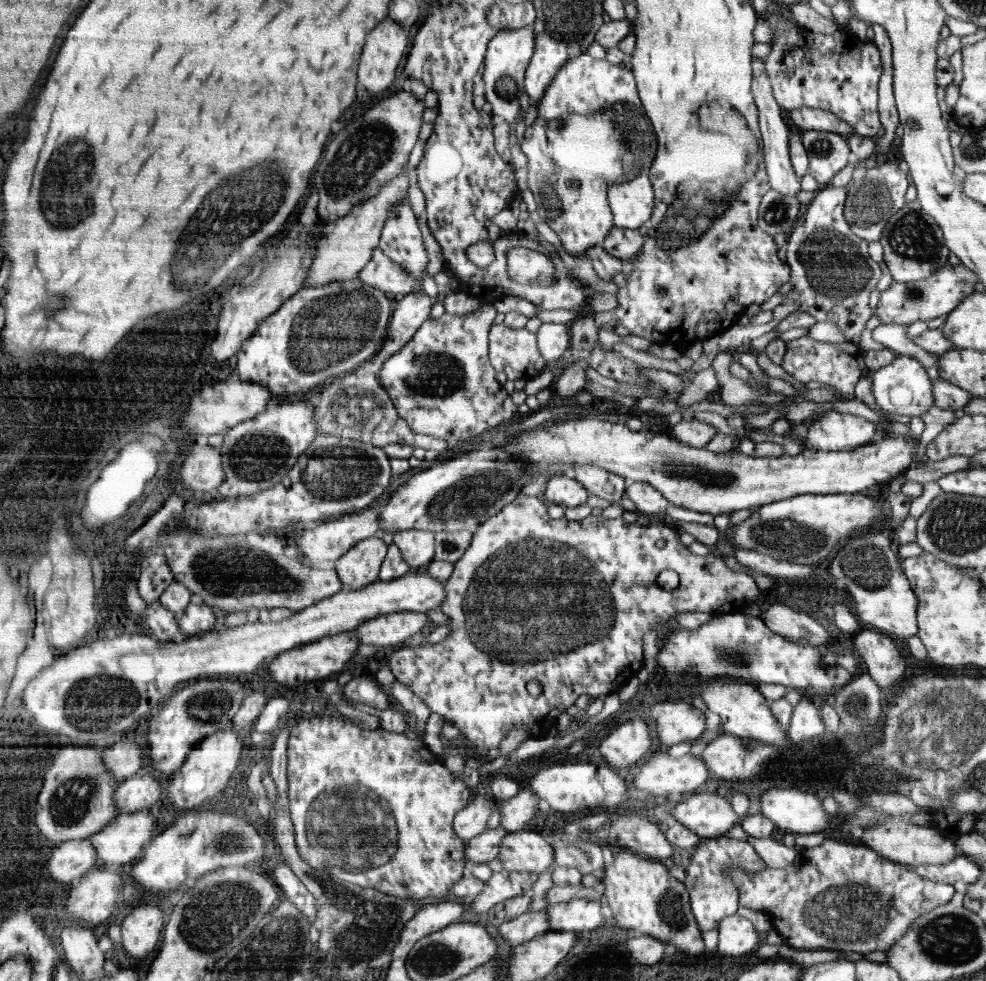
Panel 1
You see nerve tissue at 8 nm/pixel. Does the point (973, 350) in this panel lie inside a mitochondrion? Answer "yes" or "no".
no

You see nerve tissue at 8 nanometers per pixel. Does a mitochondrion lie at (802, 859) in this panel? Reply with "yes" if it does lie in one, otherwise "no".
no

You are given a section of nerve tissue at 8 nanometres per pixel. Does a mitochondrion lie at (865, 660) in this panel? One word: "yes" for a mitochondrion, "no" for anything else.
no

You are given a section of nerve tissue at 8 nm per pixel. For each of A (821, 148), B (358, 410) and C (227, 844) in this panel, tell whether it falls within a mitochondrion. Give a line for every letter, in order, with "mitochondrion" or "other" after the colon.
A: mitochondrion
B: mitochondrion
C: mitochondrion

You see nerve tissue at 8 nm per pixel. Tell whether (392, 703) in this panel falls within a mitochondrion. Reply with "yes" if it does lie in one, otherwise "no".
no

